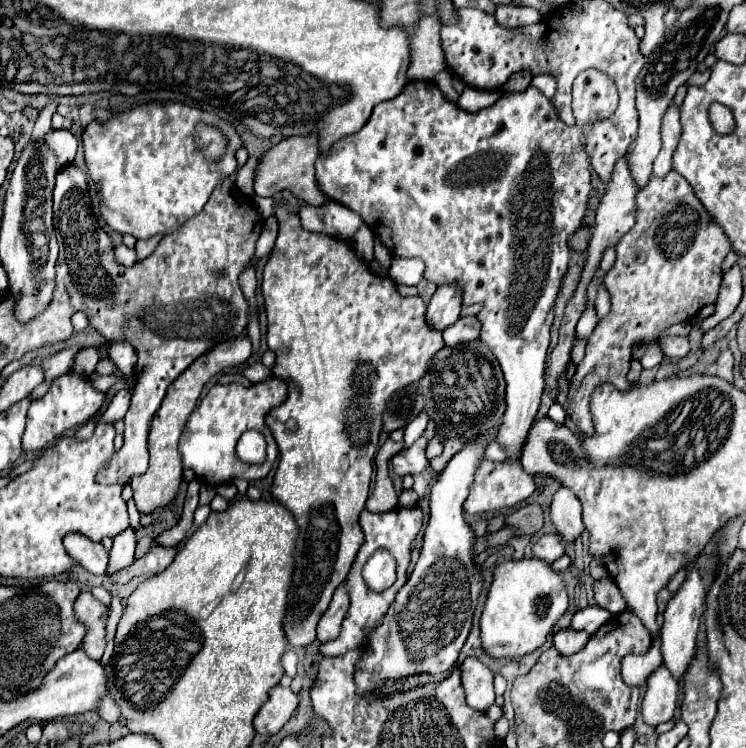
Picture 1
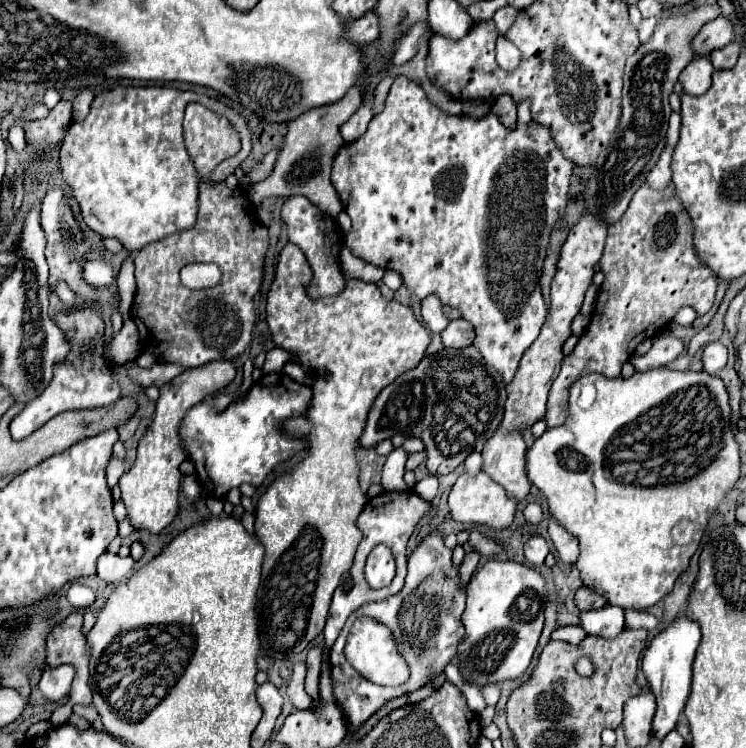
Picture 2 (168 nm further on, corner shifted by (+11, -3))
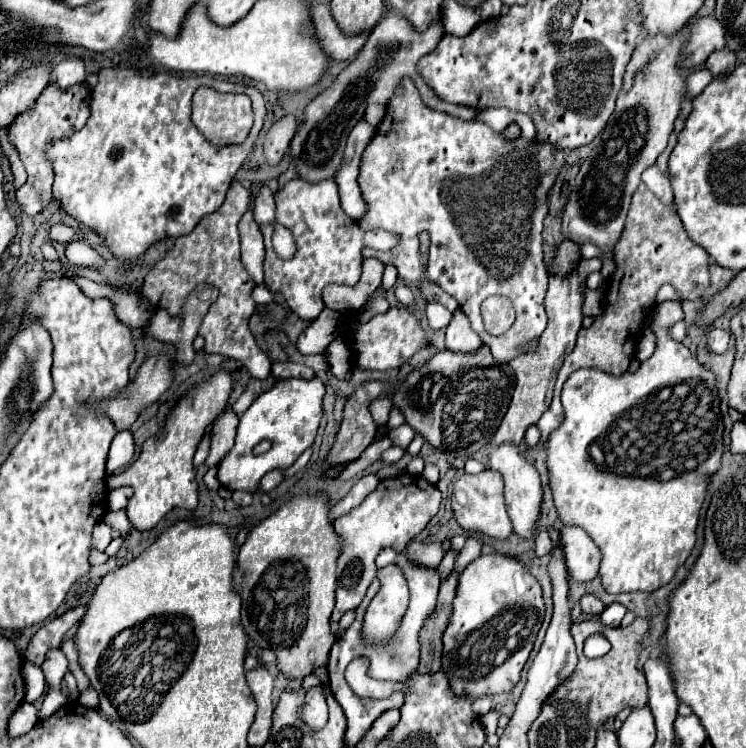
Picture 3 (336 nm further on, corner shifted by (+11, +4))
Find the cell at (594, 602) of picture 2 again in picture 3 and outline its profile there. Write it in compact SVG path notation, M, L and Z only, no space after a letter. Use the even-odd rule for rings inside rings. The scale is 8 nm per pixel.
M585 594L585 596L581 596L581 608L583 608L583 612L585 614L599 614L605 606L603 606L603 602L597 598L597 596L593 596L593 594Z

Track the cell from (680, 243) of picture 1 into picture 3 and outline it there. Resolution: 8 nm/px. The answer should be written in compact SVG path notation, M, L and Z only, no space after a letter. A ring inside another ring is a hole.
M641 184L633 194L623 236L613 250L613 260L615 270L603 296L603 314L597 316L589 328L579 330L577 344L573 352L565 356L565 362L557 374L553 402L537 422L541 430L541 442L545 442L549 432L553 432L563 422L563 406L559 394L563 382L571 372L589 366L597 366L613 376L627 372L627 366L635 356L635 346L641 338L639 334L643 330L647 314L655 308L655 296L663 284L671 284L685 300L699 300L709 288L709 256L703 248L689 240L677 208L673 204L663 204L661 200L657 200L657 196L653 196L653 192L645 188L645 184Z

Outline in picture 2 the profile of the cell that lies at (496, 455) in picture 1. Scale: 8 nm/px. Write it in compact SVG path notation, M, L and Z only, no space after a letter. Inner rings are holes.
M469 453L469 457L465 459L465 471L467 471L467 475L477 475L479 471L481 471L481 463L483 463L483 459L481 459L481 453Z

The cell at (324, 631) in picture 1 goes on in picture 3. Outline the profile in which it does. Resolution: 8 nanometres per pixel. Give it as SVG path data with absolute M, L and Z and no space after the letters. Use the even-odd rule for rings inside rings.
M313 686L313 688L307 690L301 716L313 730L325 726L325 722L327 722L327 704L325 704L325 696L323 696L321 686Z

